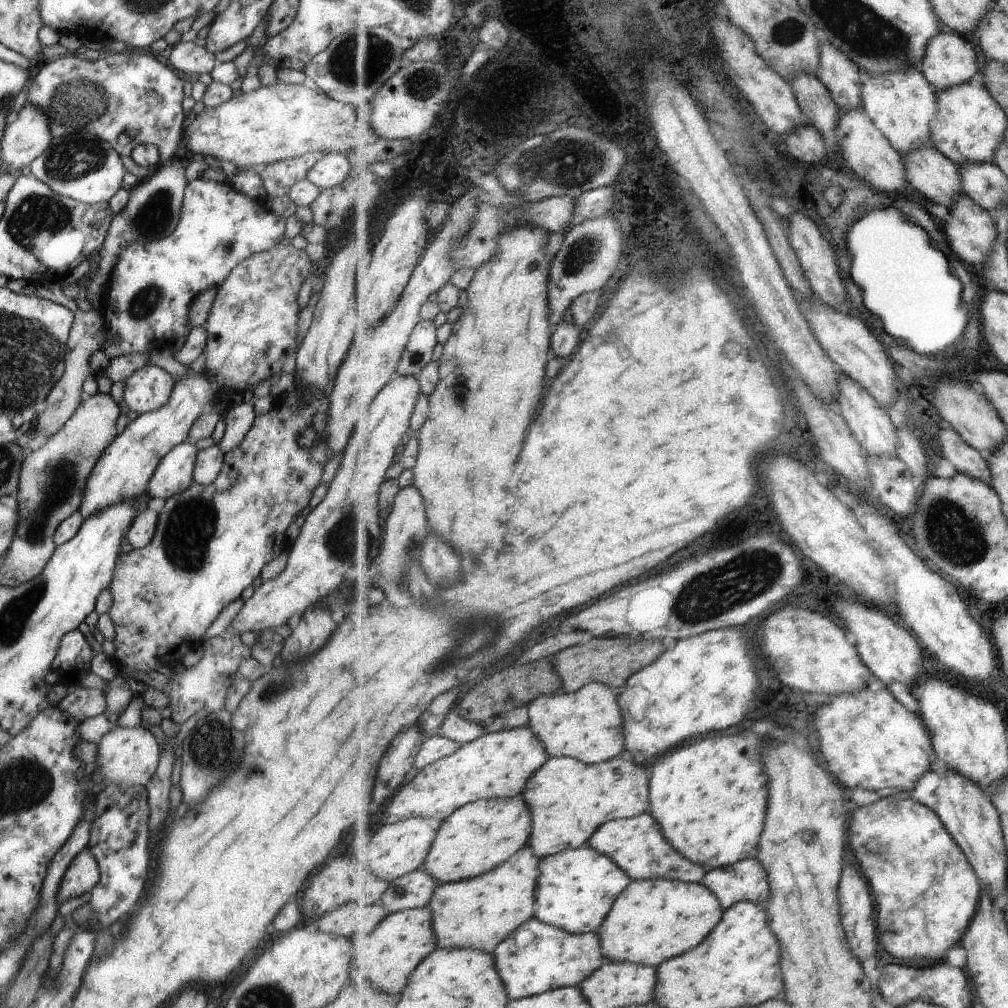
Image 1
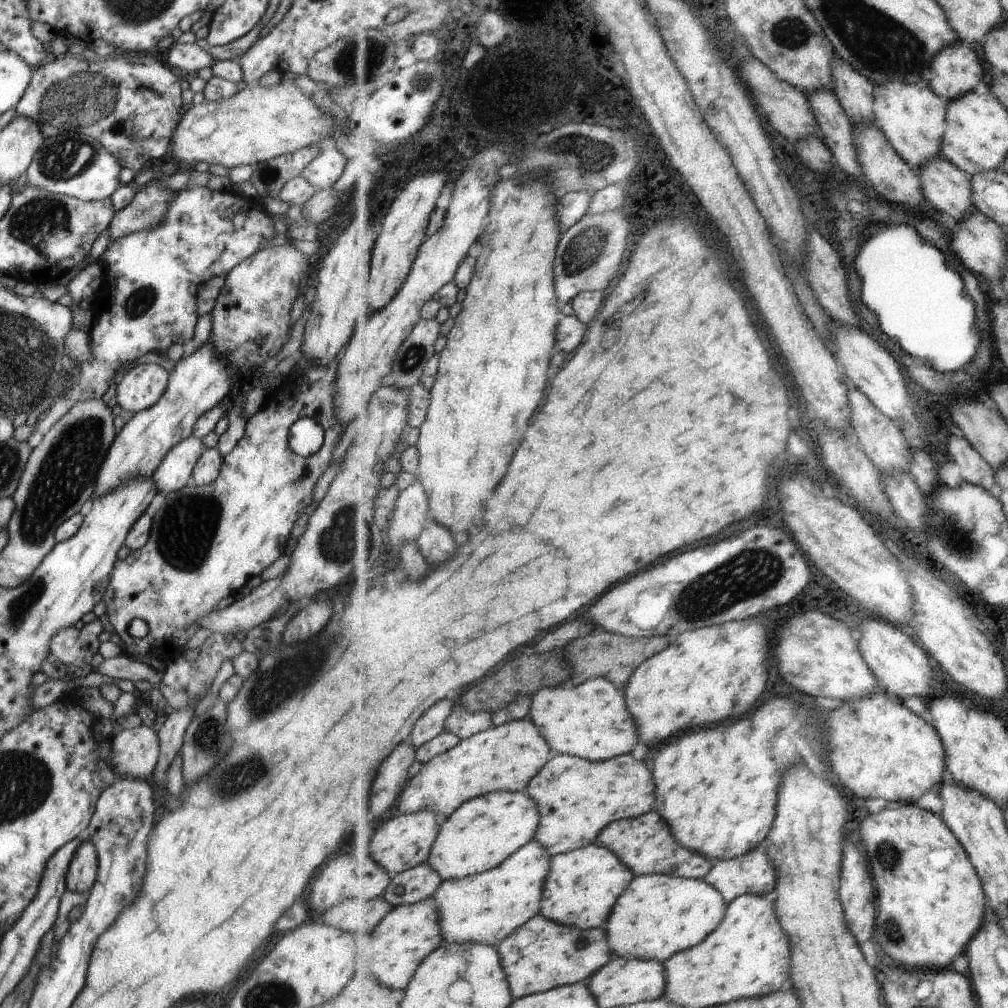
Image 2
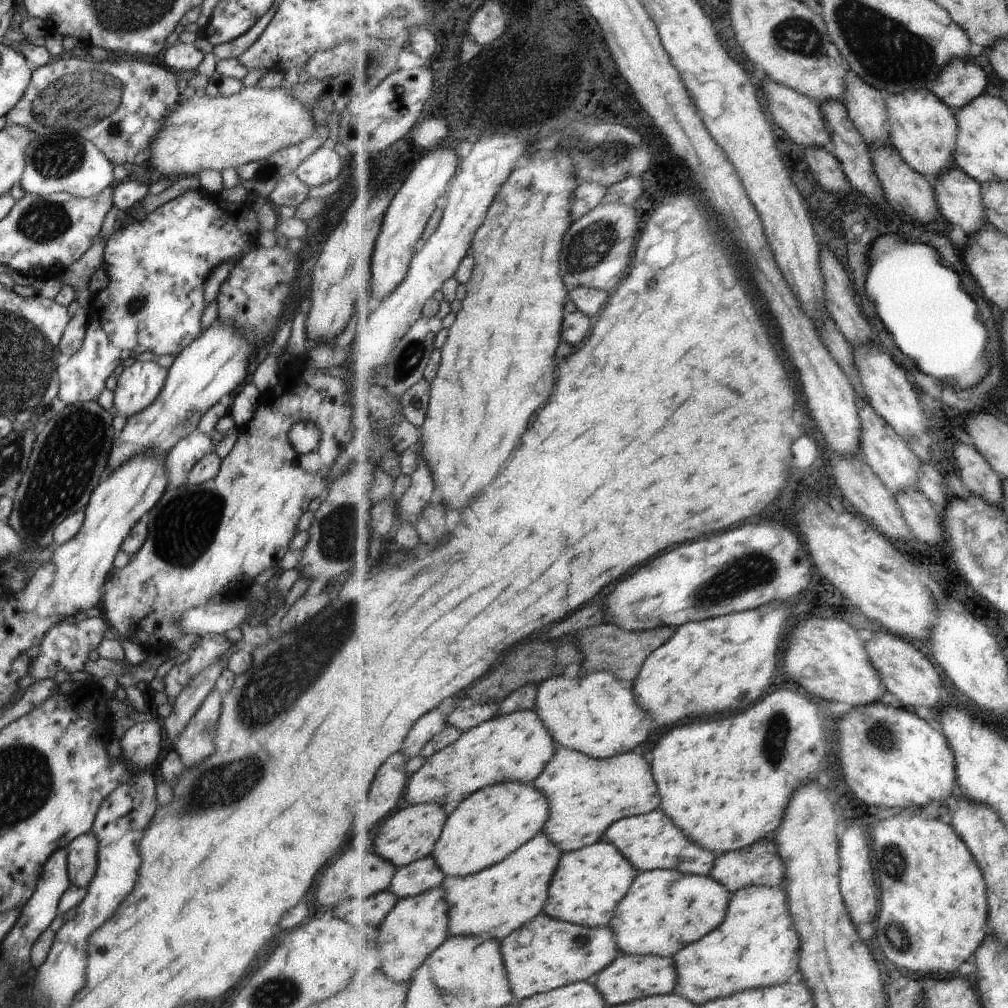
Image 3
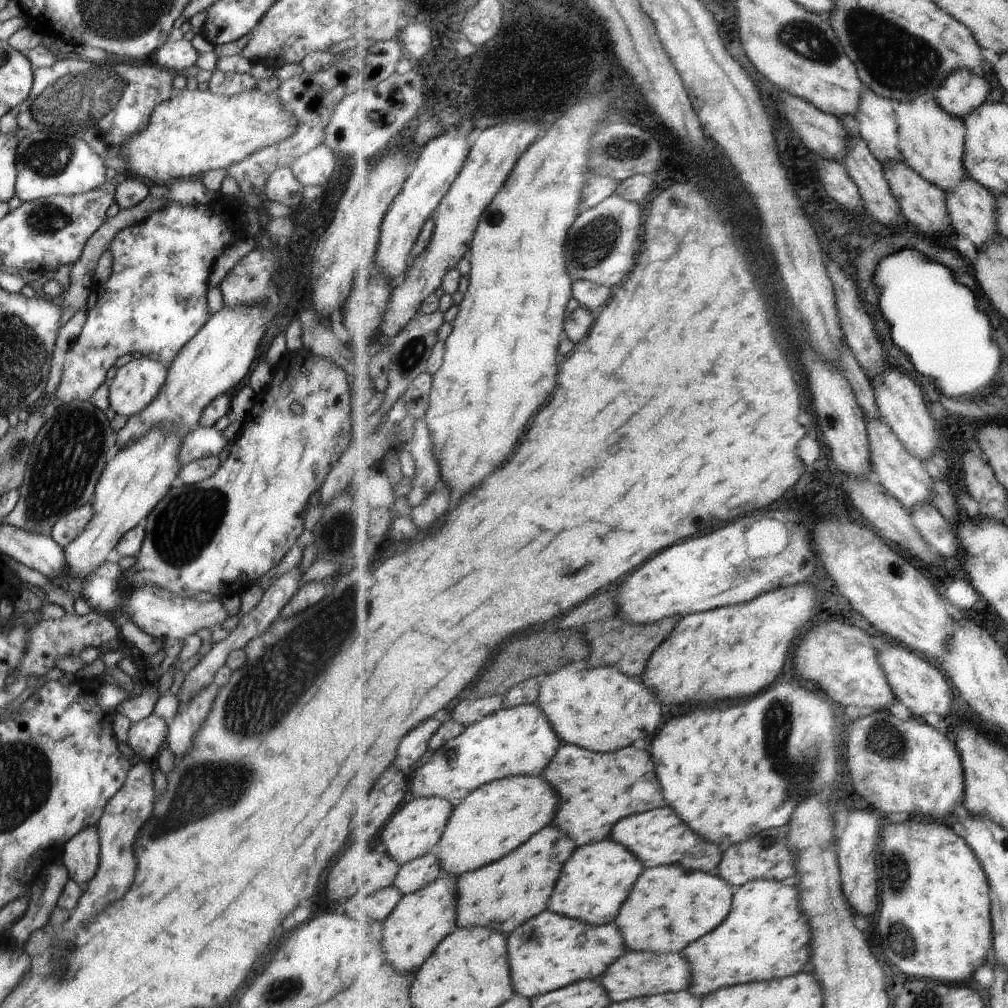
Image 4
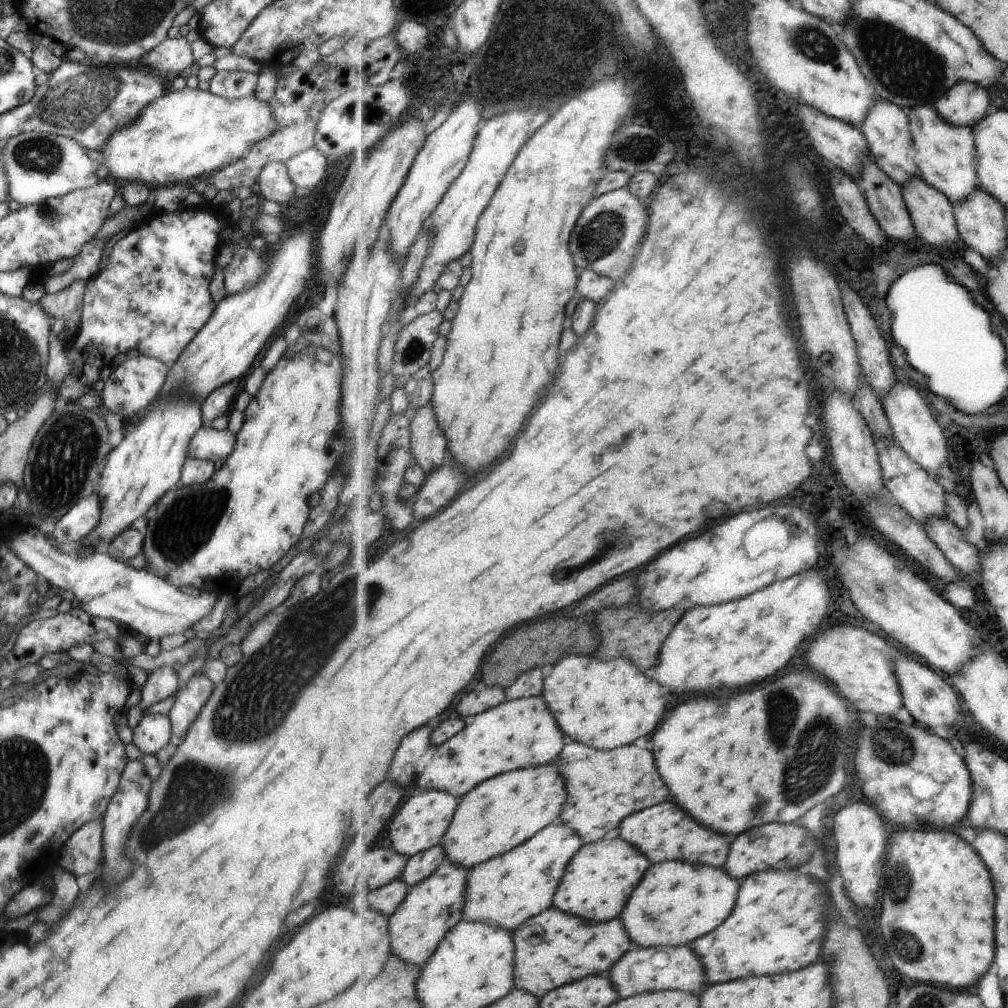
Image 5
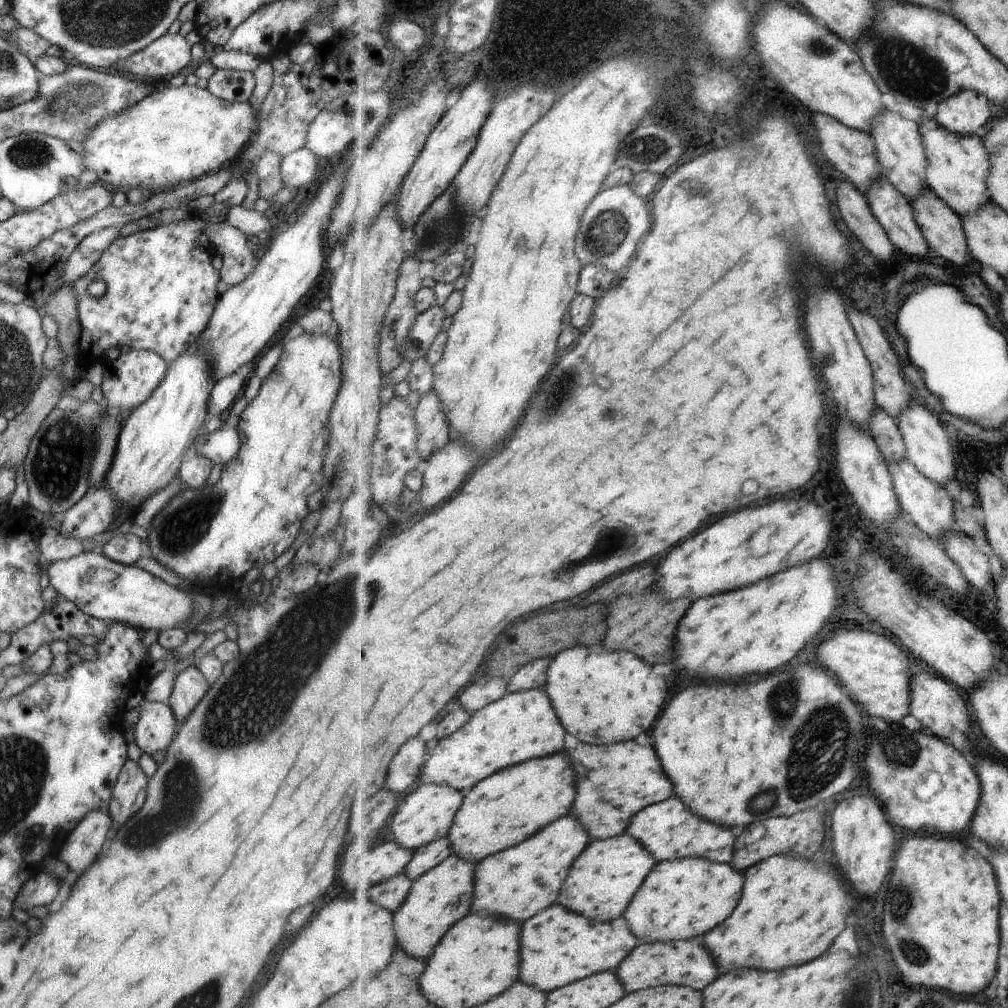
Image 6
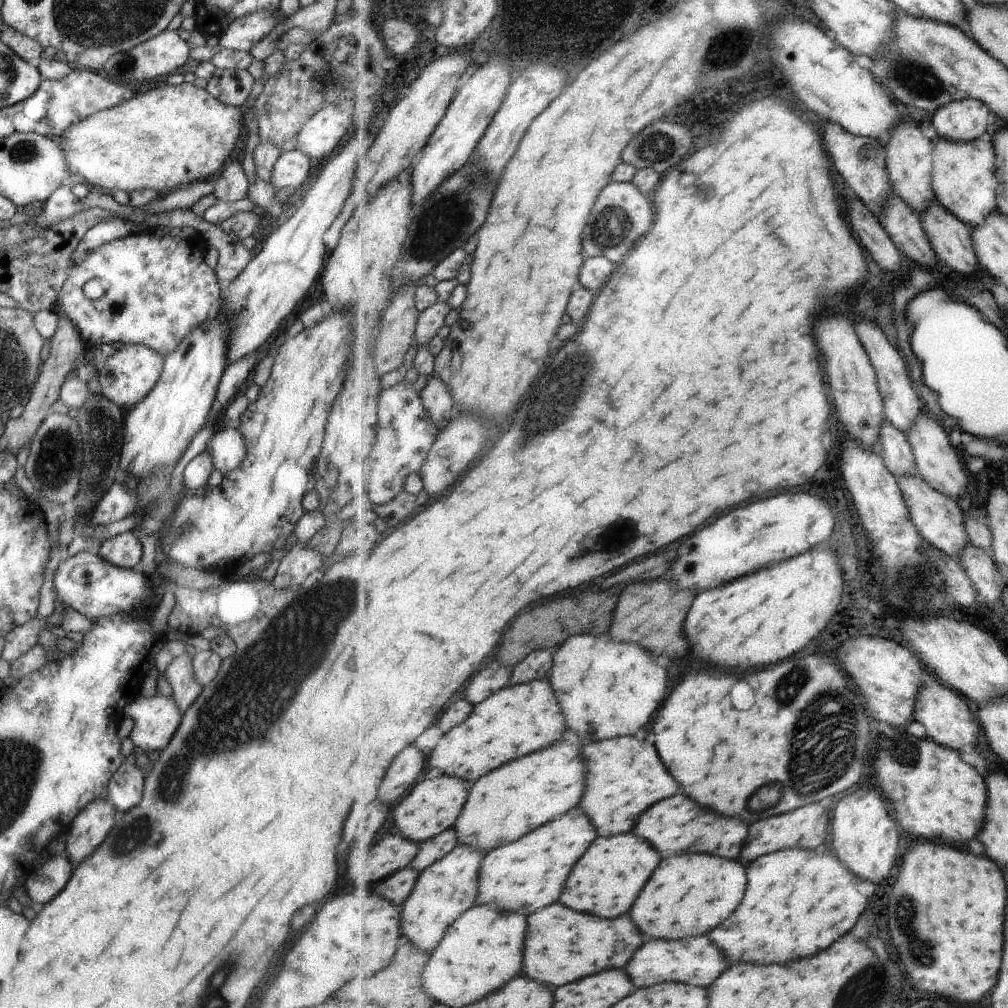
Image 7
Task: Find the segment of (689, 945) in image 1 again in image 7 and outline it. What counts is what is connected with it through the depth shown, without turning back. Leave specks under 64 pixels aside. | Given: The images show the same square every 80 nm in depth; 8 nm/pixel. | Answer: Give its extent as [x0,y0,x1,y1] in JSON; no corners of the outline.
[630,853,748,940]

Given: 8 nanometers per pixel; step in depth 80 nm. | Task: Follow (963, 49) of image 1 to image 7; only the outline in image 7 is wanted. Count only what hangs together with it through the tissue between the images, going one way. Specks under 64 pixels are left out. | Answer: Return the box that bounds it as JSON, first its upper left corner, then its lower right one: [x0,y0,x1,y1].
[933,97,992,143]

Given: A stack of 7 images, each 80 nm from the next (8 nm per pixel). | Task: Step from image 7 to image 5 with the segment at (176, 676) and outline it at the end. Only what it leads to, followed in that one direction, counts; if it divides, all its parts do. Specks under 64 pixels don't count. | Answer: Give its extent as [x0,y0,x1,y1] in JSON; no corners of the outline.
[168,672,215,750]

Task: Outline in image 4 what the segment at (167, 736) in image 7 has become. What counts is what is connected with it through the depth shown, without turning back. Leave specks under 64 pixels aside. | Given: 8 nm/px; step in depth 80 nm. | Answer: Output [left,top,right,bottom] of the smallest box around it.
[127,713,168,762]

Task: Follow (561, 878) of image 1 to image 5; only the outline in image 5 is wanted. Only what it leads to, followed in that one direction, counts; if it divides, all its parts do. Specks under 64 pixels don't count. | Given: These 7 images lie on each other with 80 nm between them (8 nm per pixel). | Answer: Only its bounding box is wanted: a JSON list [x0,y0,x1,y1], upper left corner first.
[556,835,651,922]

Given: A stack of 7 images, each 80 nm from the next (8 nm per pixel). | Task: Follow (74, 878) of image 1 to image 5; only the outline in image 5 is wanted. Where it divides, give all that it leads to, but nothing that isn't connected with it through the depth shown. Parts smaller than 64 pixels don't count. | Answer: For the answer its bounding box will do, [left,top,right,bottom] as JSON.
[58,819,103,876]

